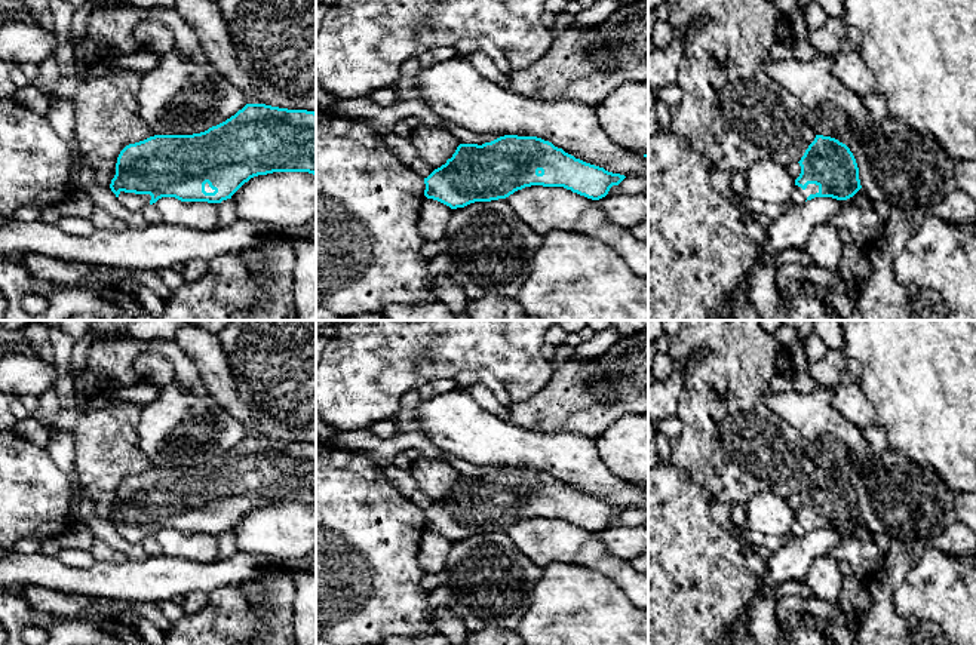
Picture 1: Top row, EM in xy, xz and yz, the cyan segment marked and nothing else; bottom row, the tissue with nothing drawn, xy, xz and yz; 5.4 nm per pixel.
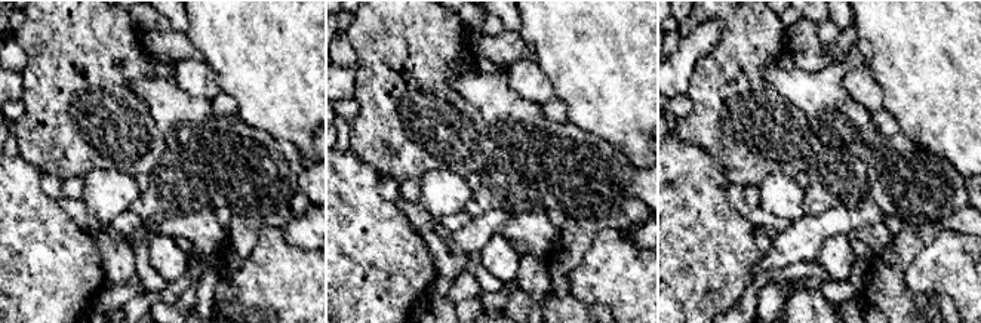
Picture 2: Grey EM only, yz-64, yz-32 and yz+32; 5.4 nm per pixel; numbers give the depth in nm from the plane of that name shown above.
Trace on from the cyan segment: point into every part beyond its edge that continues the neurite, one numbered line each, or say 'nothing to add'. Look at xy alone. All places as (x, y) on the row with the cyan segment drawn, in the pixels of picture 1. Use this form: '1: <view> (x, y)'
1: xy (134, 202)

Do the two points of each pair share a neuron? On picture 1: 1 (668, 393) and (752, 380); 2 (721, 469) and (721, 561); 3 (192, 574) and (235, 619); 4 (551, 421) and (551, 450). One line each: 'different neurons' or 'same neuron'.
1: different neurons
2: different neurons
3: different neurons
4: different neurons

